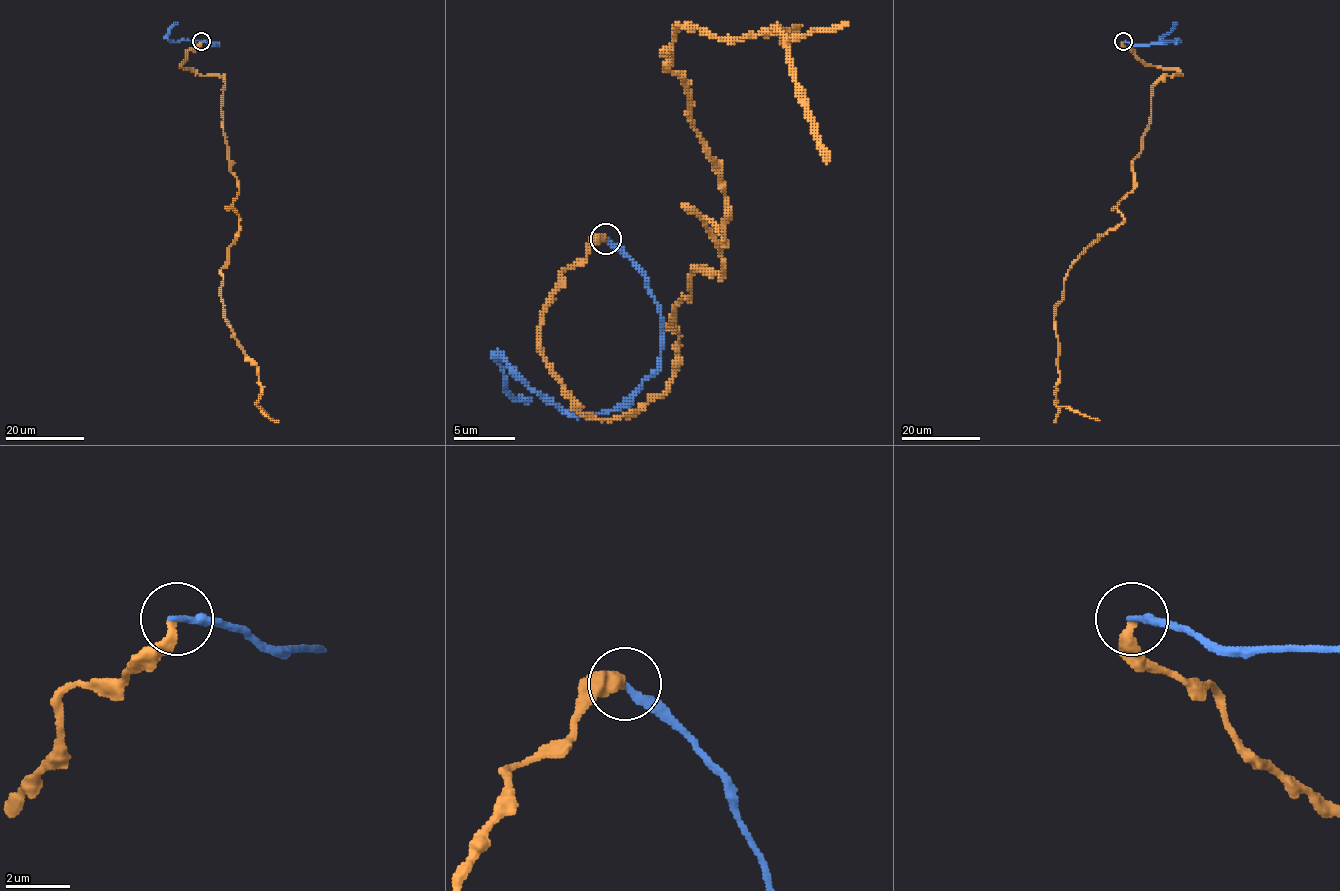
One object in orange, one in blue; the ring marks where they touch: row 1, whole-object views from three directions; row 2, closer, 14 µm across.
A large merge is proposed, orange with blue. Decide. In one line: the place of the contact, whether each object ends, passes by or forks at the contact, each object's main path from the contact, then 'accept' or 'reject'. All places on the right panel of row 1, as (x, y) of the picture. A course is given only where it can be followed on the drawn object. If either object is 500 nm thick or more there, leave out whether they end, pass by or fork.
place (1123, 41); orange ends; blue ends; course orange (1123, 42), (1181, 73), (1154, 85), (1123, 223), (1074, 262), (1055, 307), (1055, 404), (1099, 420); course blue (1123, 42), (1136, 45), (1174, 43), (1179, 41), (1169, 42), (1161, 38), (1174, 27), (1175, 22); reject

